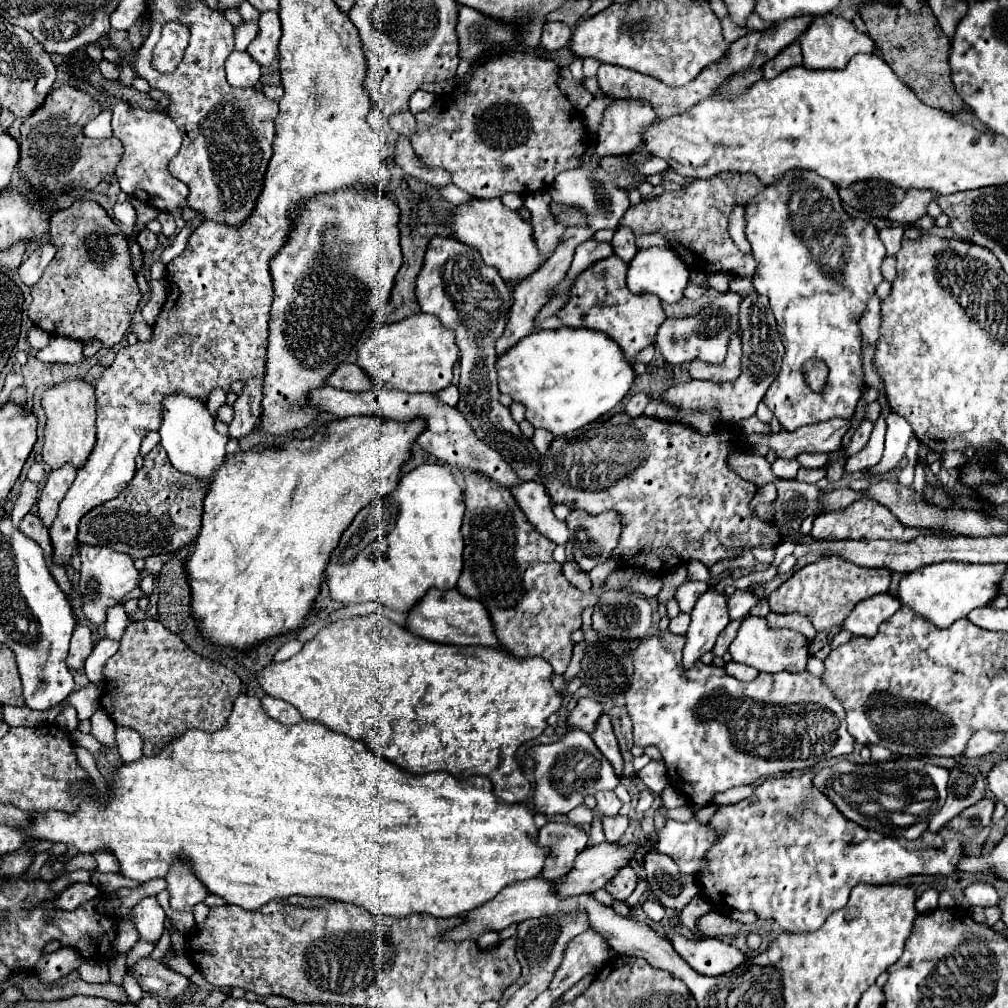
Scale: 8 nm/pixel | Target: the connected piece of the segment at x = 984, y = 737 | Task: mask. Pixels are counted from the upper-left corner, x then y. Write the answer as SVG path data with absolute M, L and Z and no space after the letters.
M978 731L976 735L972 735L964 757L982 757L986 753L992 753L1002 741L1004 741L1004 733L998 733L998 731L996 733L994 731Z

